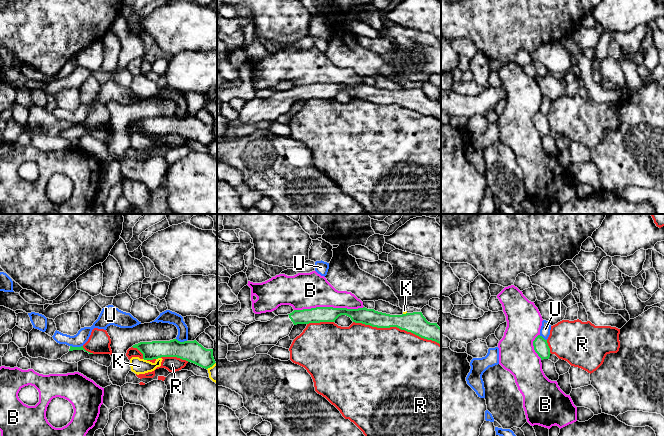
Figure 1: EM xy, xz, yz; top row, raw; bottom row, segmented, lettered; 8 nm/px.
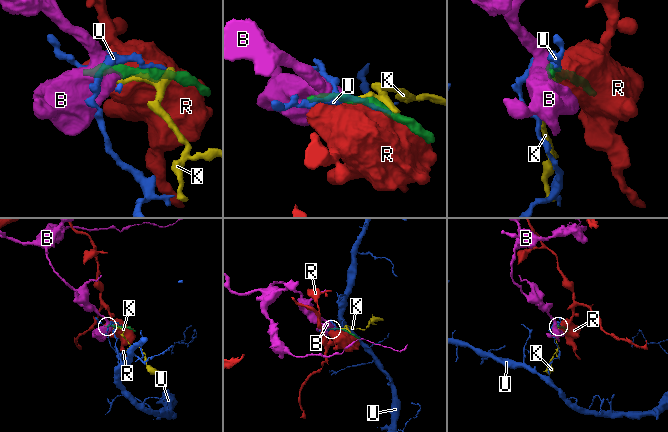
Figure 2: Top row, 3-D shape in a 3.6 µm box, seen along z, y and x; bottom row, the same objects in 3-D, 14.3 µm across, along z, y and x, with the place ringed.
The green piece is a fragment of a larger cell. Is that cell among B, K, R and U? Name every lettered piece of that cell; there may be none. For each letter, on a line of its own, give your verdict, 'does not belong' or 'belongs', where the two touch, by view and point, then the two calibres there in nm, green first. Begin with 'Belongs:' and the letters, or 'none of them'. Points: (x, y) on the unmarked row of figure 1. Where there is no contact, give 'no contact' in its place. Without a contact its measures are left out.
Belongs: none of them
B: does not belong; meets green in xz at (328, 83); 130 nm thick on the green side, 280 nm on the other
K: does not belong; meets green in xy at (158, 133); 160 nm thick on the green side, 130 nm on the other
R: does not belong; meets green in xz at (397, 103); 170 nm thick on the green side, 480 nm on the other
U: does not belong; meets green in xy at (76, 123); 30 nm thick on the green side, 110 nm on the other

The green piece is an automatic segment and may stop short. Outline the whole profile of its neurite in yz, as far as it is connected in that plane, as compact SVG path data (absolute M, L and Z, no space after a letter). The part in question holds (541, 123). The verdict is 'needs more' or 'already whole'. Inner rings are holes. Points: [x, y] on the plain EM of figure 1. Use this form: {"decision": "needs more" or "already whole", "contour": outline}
{"decision": "already whole", "contour": "M538 111L533 117L533 122L535 128L538 130L541 136L549 135L551 129L547 116L545 116L542 112Z"}

